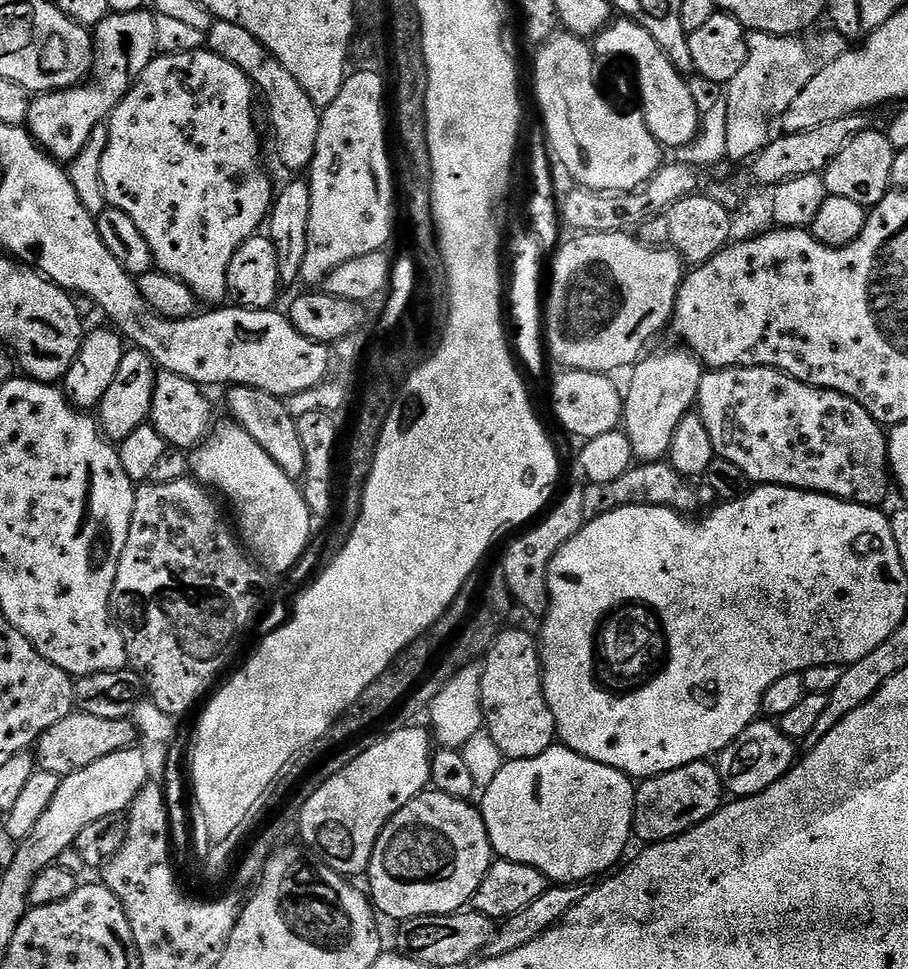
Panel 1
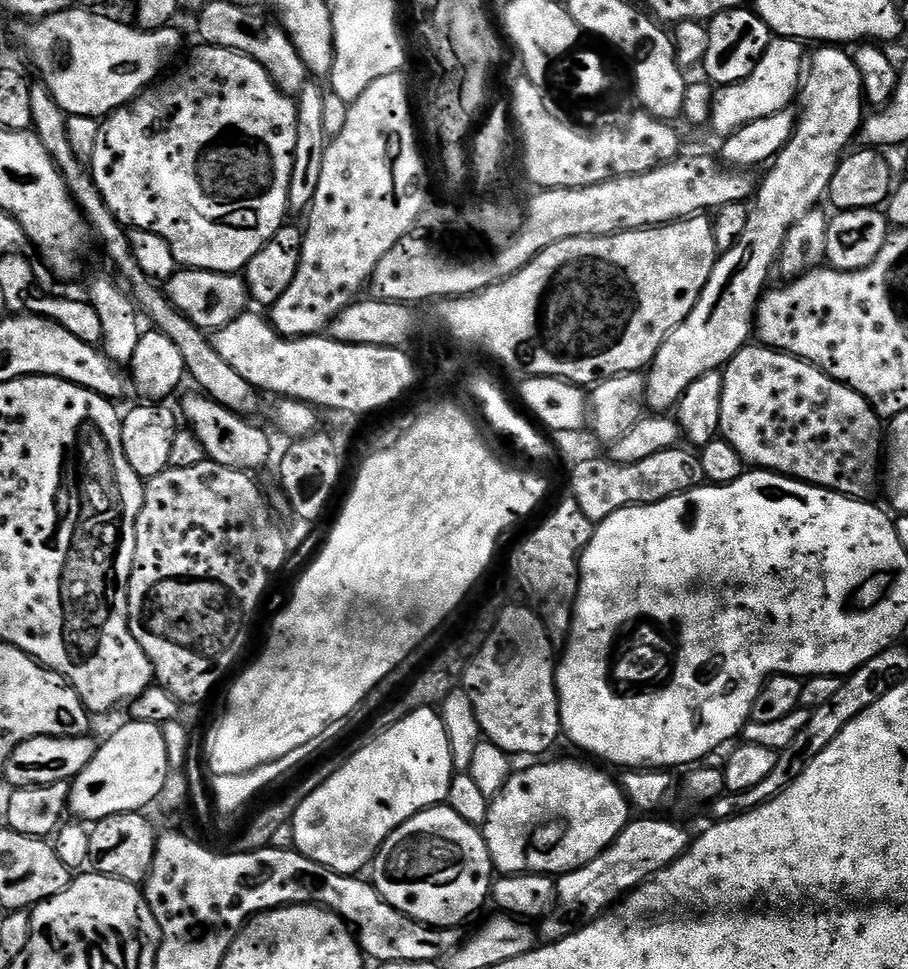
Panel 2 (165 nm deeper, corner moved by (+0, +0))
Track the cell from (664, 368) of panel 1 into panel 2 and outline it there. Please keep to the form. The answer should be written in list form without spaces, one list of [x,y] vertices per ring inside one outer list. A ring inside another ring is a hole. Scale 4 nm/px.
[[[820,46],[817,49],[813,56],[811,53],[810,67],[803,77],[802,87],[798,93],[798,104],[804,109],[799,109],[800,121],[796,125],[796,132],[788,145],[776,155],[776,159],[771,161],[764,181],[761,184],[759,181],[750,204],[746,230],[742,230],[742,238],[738,238],[736,245],[717,259],[694,310],[690,310],[687,318],[673,330],[666,342],[662,342],[658,354],[647,369],[647,407],[653,413],[664,414],[675,409],[676,403],[682,398],[682,394],[686,394],[686,390],[690,390],[693,382],[698,382],[702,374],[723,369],[725,364],[732,361],[734,354],[738,354],[741,348],[749,343],[754,332],[756,307],[760,305],[760,297],[769,287],[768,275],[777,267],[780,251],[786,242],[786,234],[790,234],[790,226],[794,226],[798,218],[813,211],[819,205],[816,204],[819,200],[825,199],[830,178],[834,178],[834,170],[849,151],[848,143],[851,140],[855,141],[860,135],[860,126],[866,119],[866,101],[862,74],[858,74],[856,61],[849,53],[847,56],[844,53],[847,51],[840,46]]]

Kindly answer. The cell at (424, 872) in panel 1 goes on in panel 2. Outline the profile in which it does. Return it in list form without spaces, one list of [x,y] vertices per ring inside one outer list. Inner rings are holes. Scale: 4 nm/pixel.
[[[437,806],[428,808],[425,812],[414,814],[414,818],[410,818],[406,822],[402,822],[402,826],[398,826],[386,838],[383,846],[376,851],[376,859],[370,865],[371,883],[375,884],[380,897],[390,906],[394,906],[394,910],[398,910],[402,914],[406,914],[410,918],[414,918],[423,924],[431,924],[434,928],[454,928],[463,925],[463,920],[468,920],[480,907],[483,906],[484,900],[489,899],[492,886],[494,883],[494,865],[492,863],[492,855],[488,849],[488,843],[484,841],[484,833],[477,825],[466,822],[466,818],[458,818],[458,814],[454,814],[454,810],[447,806]]]

